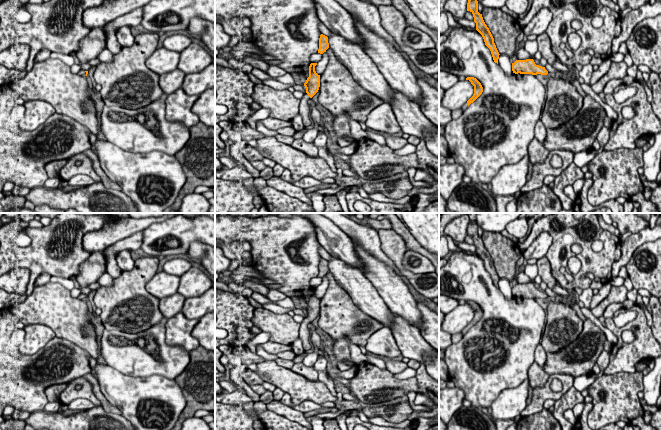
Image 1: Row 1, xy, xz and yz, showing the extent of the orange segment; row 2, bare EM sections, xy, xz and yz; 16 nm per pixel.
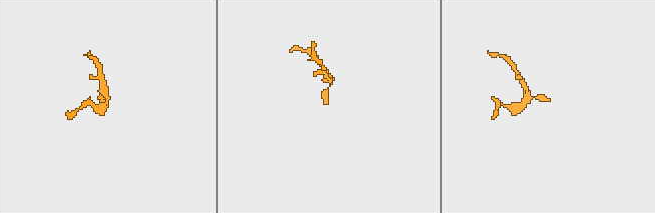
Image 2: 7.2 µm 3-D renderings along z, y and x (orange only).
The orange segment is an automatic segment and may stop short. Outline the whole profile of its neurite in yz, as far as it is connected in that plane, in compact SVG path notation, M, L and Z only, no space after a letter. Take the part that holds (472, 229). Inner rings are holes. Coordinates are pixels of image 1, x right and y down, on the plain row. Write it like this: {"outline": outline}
{"outline": "M470 220L467 227L467 235L470 235L473 238L474 246L476 247L476 254L482 259L485 269L491 275L494 286L498 288L500 278L494 267L494 262L483 244L482 238L478 236L478 225L476 221Z"}

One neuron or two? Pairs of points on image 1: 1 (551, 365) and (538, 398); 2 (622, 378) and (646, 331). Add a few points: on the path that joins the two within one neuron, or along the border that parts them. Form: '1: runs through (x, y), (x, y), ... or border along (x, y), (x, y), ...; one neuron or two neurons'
1: border along (549, 374), (570, 374), (572, 376); two neurons
2: border along (635, 370), (633, 372), (603, 374); two neurons

